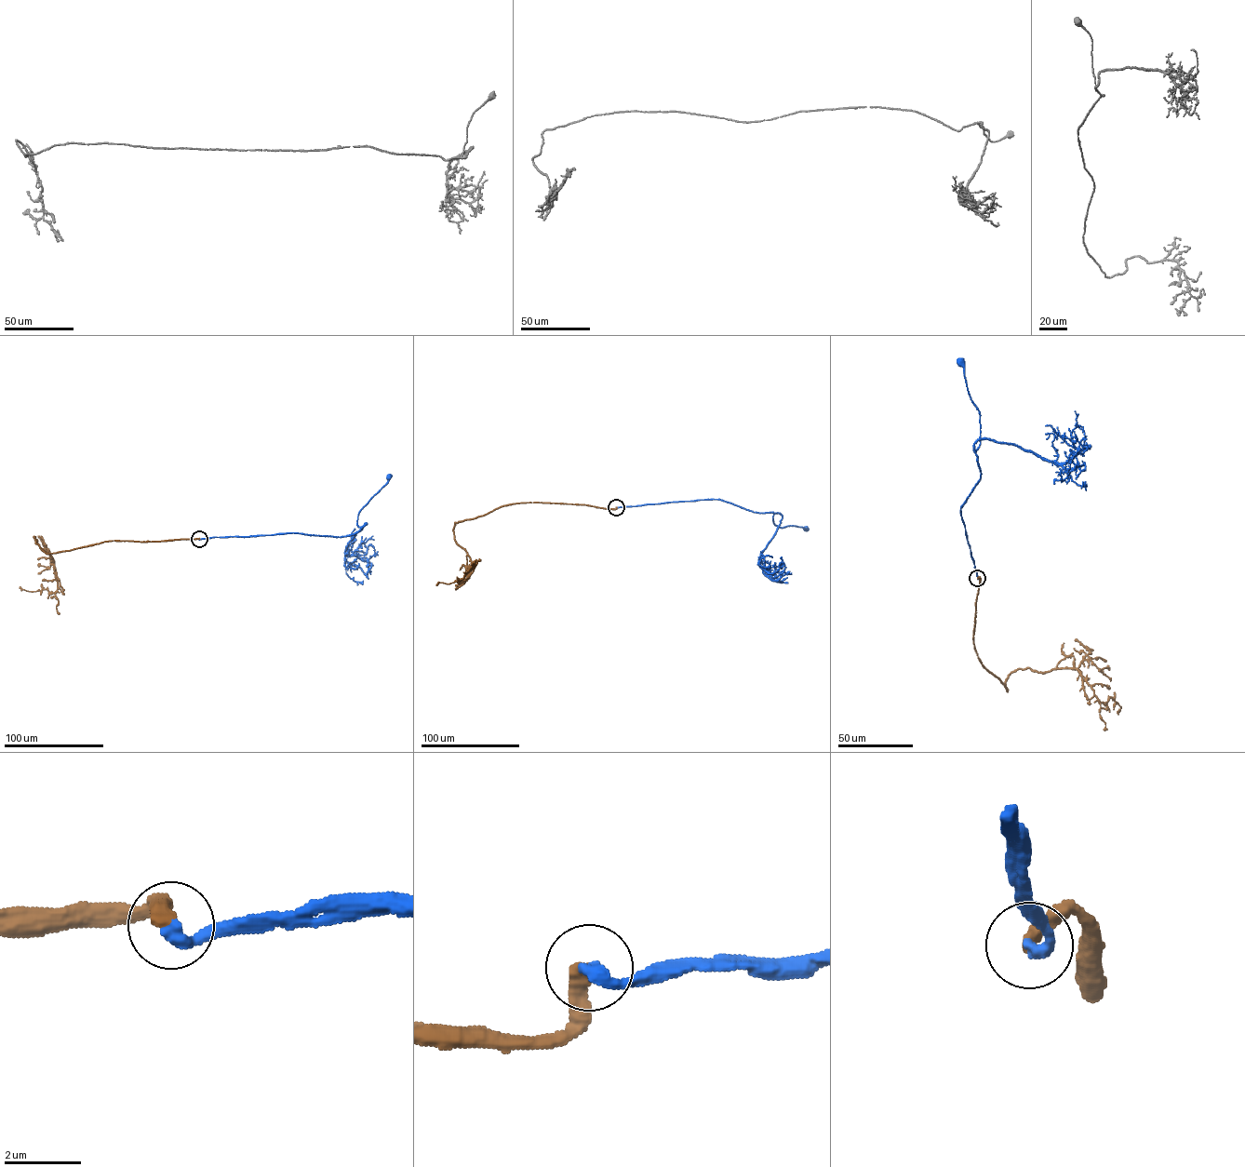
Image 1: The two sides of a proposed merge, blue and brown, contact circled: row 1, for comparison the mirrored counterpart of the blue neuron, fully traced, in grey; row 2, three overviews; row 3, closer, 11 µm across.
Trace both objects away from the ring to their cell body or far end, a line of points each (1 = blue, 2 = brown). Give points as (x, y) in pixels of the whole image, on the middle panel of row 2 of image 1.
1: (616, 507), (719, 499), (754, 512), (777, 513), (772, 516), (773, 523), (780, 528), (791, 525), (806, 529)
2: (616, 507), (515, 503), (455, 522), (456, 543), (464, 549), (475, 568), (456, 582), (436, 585)

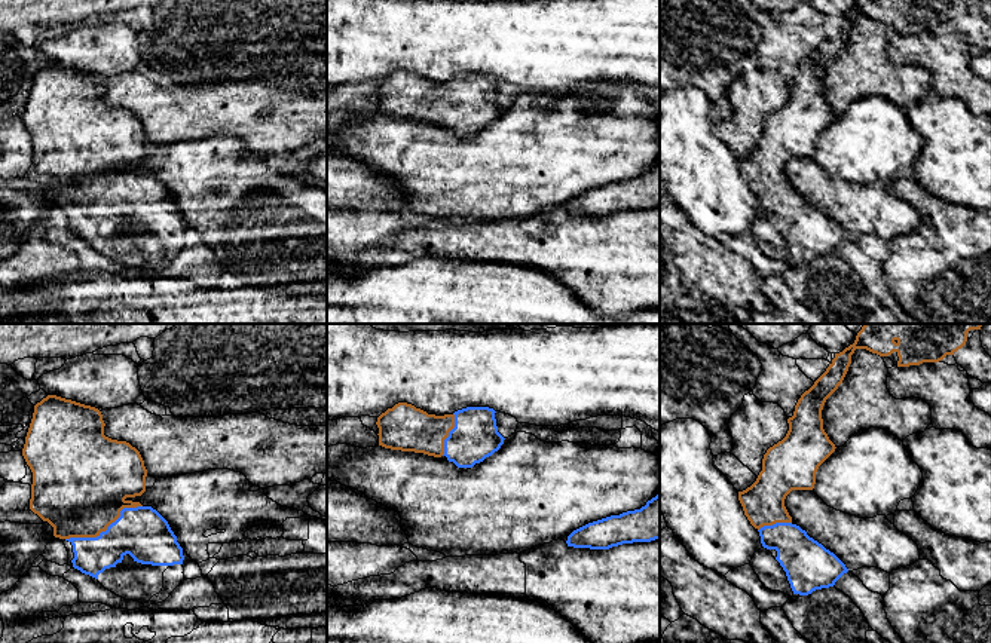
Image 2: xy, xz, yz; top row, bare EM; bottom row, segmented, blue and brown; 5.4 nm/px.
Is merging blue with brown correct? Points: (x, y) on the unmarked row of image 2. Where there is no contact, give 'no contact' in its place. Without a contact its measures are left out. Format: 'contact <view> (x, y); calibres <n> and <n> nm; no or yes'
contact xy (106, 198); calibres 280 and 480 nm; yes

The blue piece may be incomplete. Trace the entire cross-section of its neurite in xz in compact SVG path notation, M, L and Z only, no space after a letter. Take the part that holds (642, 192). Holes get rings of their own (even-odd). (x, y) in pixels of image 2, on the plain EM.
M660 160L645 174L588 190L568 203L568 214L609 217L660 206Z

